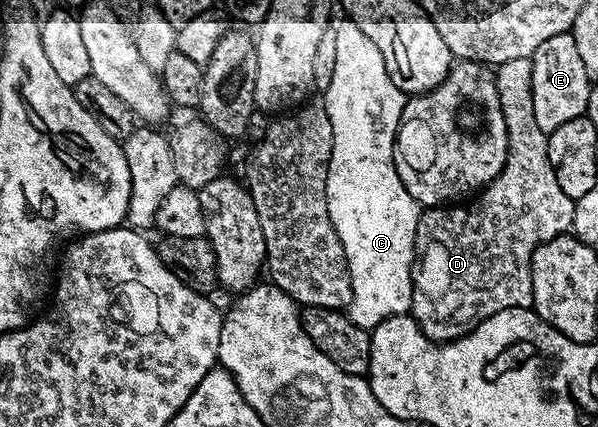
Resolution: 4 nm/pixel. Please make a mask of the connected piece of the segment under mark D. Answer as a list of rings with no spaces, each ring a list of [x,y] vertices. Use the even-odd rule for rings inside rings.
[[[517,59],[516,61],[504,61],[497,64],[494,71],[494,84],[504,113],[504,129],[508,133],[506,160],[500,169],[500,173],[487,187],[483,187],[481,191],[477,192],[473,201],[467,202],[465,205],[431,207],[423,210],[418,217],[418,232],[414,242],[416,248],[414,296],[410,302],[409,314],[414,316],[418,328],[437,344],[451,343],[454,339],[464,337],[476,325],[480,325],[485,319],[492,317],[492,313],[500,313],[504,309],[512,309],[513,307],[530,307],[534,301],[532,297],[532,273],[530,272],[532,253],[536,253],[536,249],[541,243],[552,241],[558,235],[567,234],[574,225],[575,200],[570,199],[568,193],[564,193],[564,189],[560,189],[560,185],[556,181],[556,173],[552,169],[552,161],[548,157],[548,136],[542,132],[540,125],[536,125],[536,113],[532,109],[532,65],[530,59]]]

